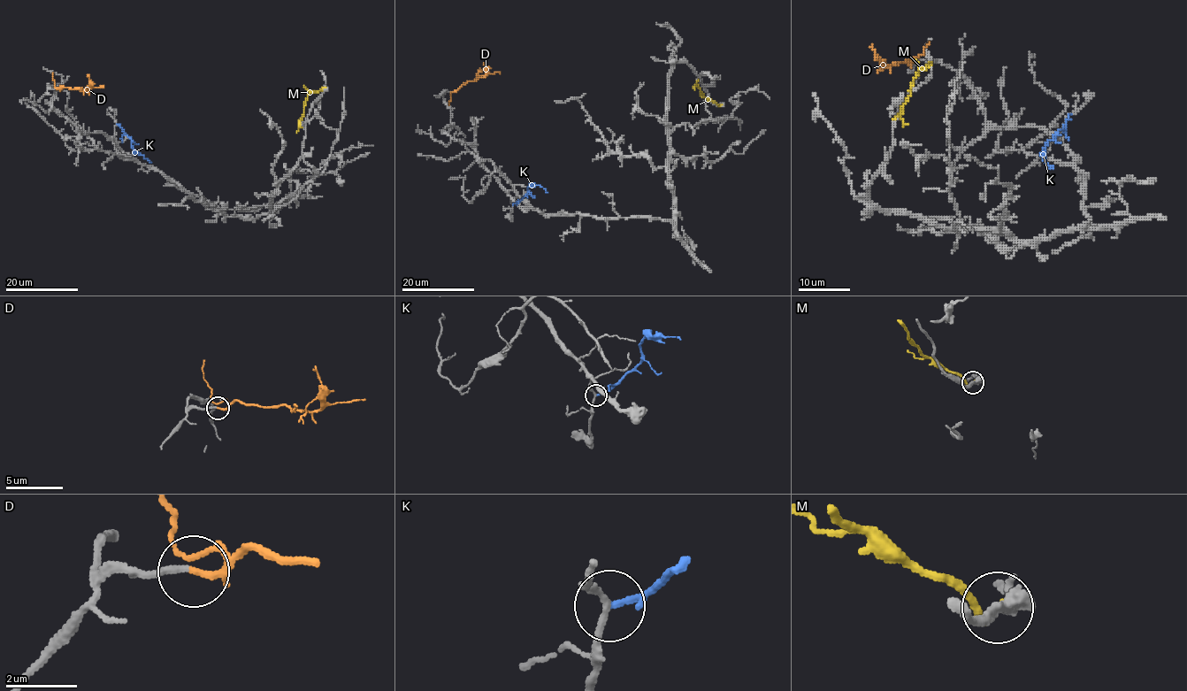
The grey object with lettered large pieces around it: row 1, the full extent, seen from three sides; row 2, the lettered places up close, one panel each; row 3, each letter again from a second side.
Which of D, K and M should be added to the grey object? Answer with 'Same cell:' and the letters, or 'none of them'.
Same cell: D

